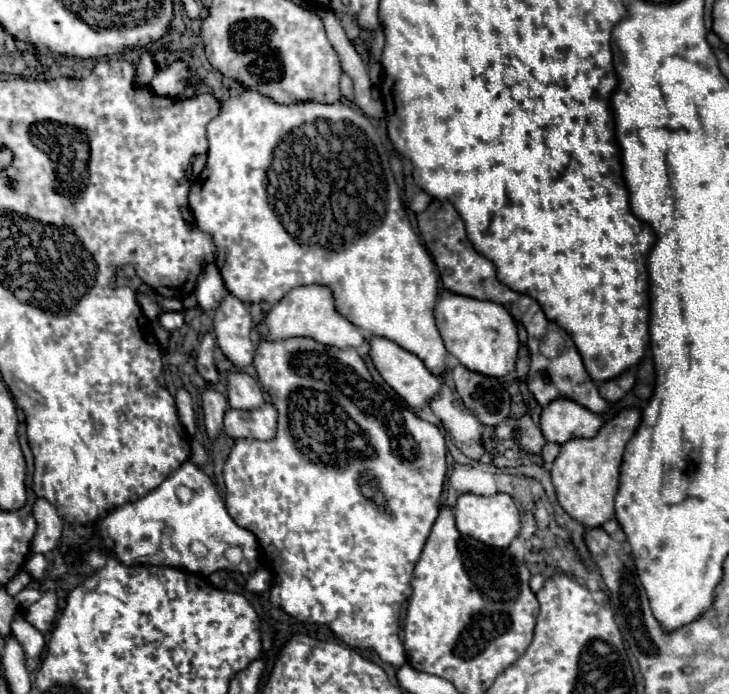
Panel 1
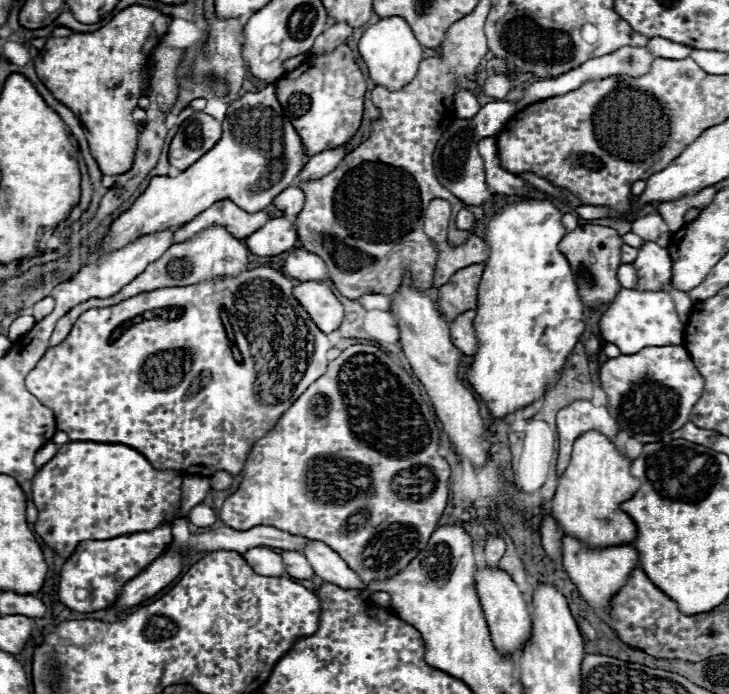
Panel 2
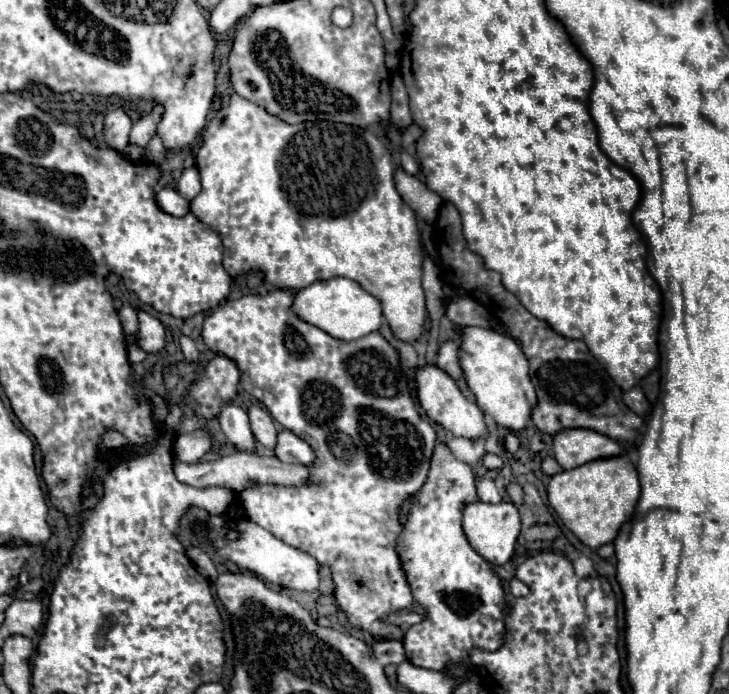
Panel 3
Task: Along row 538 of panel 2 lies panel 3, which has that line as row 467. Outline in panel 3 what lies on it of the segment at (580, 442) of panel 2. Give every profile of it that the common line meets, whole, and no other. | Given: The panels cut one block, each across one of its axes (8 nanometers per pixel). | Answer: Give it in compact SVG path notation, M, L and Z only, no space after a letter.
M626 456L594 460L574 470L564 470L560 474L554 474L548 484L548 502L554 512L582 544L594 550L604 544L612 544L622 524L632 520L638 496L638 472Z

